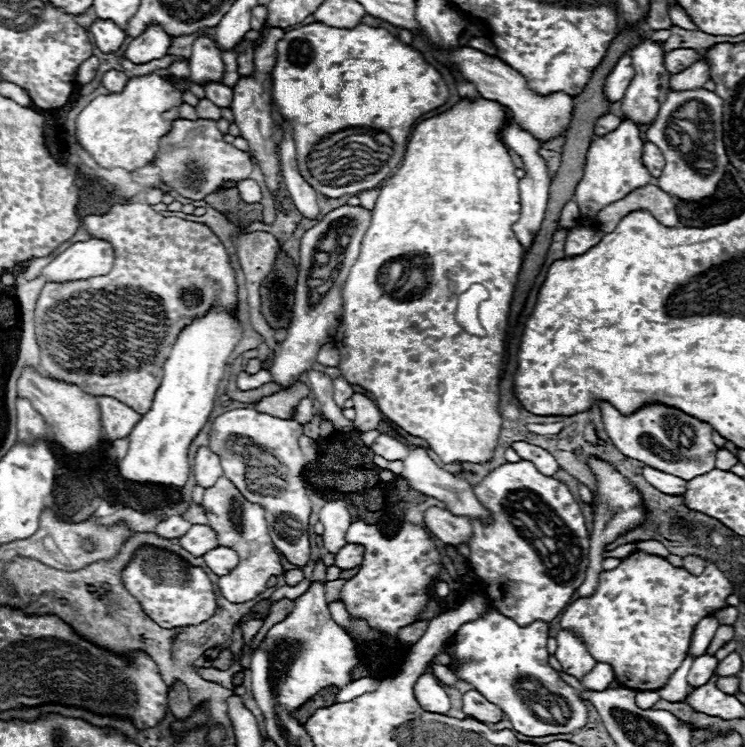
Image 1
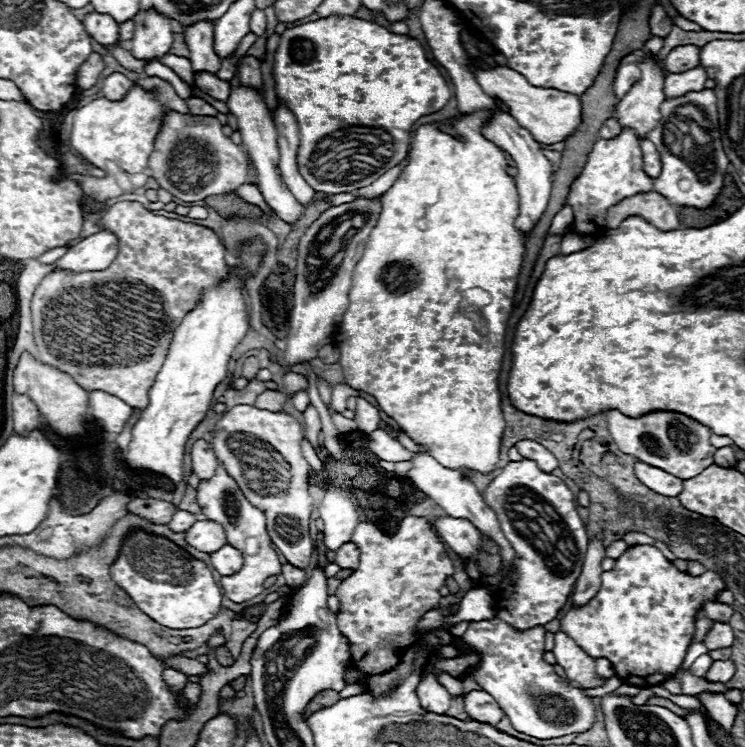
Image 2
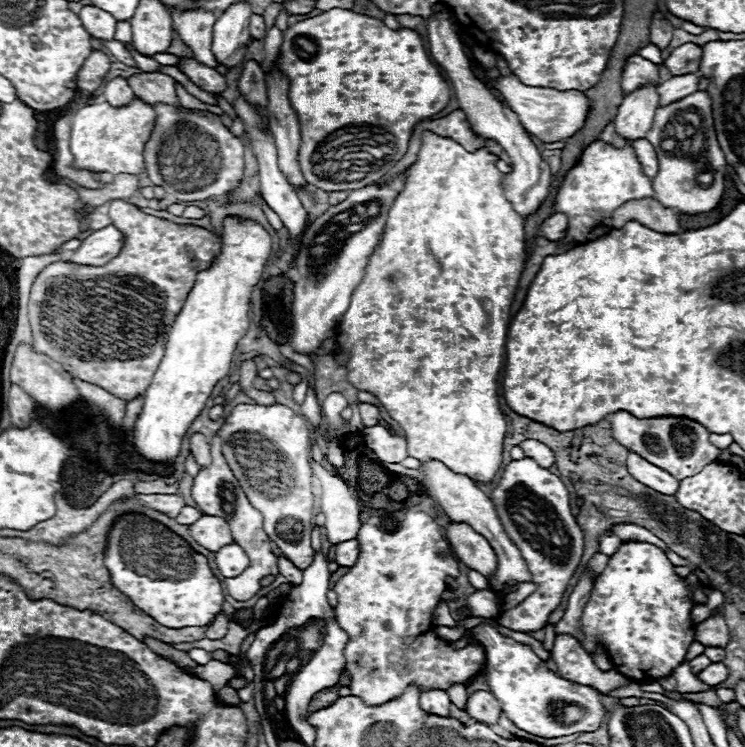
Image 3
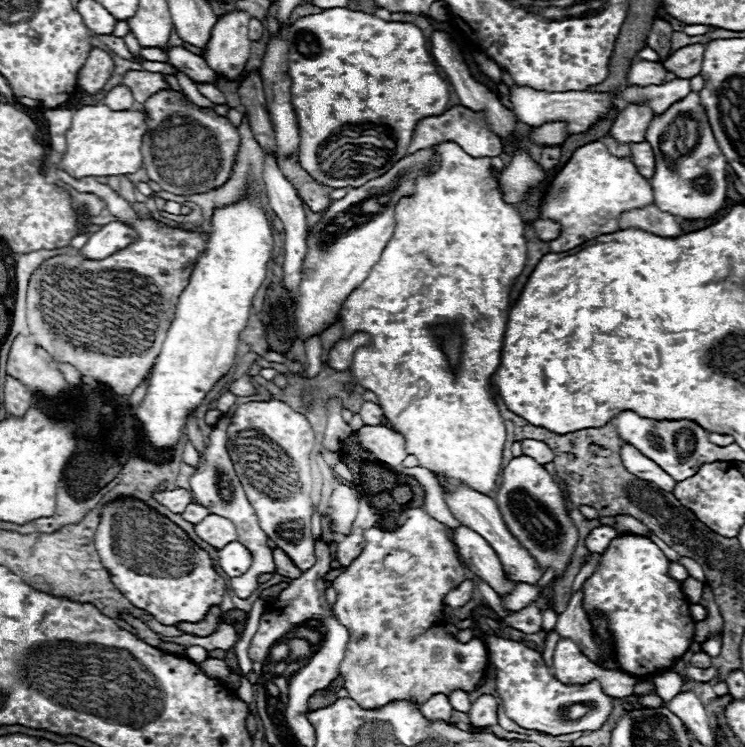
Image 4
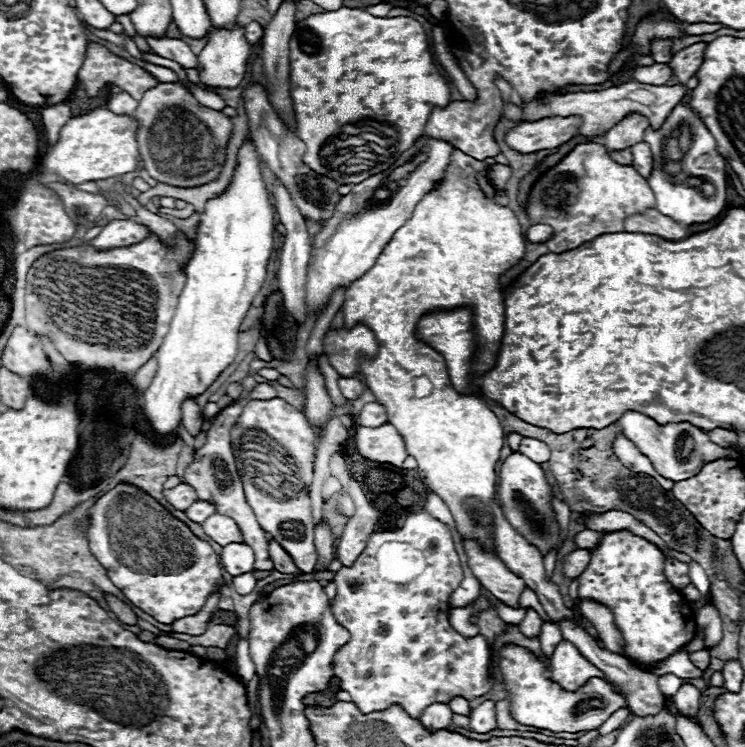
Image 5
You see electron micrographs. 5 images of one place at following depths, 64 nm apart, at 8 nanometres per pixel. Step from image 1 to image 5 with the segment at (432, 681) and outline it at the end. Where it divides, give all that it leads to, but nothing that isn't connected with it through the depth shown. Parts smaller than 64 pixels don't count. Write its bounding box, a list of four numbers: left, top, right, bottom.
[420,702,452,730]

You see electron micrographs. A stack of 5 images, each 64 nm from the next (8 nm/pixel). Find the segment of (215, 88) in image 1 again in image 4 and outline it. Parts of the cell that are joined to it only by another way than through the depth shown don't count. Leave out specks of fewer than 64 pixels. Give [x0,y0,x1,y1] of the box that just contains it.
[164,48,218,86]

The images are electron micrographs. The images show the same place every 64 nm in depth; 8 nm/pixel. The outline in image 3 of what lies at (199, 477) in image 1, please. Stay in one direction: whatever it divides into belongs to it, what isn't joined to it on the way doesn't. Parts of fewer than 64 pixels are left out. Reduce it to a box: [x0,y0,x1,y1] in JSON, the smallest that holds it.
[190,434,212,470]

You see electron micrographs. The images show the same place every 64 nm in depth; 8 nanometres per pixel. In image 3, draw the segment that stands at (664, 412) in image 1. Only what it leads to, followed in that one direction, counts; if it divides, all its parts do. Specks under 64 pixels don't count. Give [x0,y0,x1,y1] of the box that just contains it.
[608,412,720,480]

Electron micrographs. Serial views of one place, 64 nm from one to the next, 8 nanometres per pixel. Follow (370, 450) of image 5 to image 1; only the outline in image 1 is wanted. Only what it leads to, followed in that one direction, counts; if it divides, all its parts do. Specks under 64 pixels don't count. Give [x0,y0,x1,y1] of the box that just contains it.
[370,434,408,460]

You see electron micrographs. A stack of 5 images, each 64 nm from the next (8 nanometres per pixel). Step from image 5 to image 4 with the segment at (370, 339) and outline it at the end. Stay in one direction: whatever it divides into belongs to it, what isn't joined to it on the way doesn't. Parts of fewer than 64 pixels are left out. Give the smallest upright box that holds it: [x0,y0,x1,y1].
[330,334,368,370]

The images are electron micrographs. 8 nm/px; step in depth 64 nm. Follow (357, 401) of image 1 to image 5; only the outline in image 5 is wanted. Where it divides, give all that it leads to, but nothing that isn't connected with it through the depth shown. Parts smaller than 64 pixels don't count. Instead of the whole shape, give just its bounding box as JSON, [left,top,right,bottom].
[358,402,388,426]

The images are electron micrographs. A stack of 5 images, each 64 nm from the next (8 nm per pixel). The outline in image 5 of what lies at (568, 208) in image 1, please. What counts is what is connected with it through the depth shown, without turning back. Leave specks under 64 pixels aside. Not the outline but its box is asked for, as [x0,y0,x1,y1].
[528,224,554,242]

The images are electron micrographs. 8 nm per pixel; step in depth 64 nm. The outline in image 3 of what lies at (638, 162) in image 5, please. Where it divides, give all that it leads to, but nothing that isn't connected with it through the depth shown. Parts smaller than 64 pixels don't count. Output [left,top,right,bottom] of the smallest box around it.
[632,138,658,178]

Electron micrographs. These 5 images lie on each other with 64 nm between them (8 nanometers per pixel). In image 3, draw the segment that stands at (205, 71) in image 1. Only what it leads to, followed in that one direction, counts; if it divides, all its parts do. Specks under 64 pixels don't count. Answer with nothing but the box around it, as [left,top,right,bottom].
[172,10,218,68]

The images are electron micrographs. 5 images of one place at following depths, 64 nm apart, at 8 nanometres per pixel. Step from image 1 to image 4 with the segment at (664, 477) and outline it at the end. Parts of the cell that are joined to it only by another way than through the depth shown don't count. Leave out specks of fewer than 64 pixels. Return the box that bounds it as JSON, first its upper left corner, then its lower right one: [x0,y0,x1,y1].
[622,444,676,492]

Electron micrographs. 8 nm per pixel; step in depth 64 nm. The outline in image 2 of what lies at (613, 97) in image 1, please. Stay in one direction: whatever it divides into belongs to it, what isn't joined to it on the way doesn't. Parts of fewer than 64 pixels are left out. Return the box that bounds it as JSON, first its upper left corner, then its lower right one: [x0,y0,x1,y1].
[614,54,640,98]

